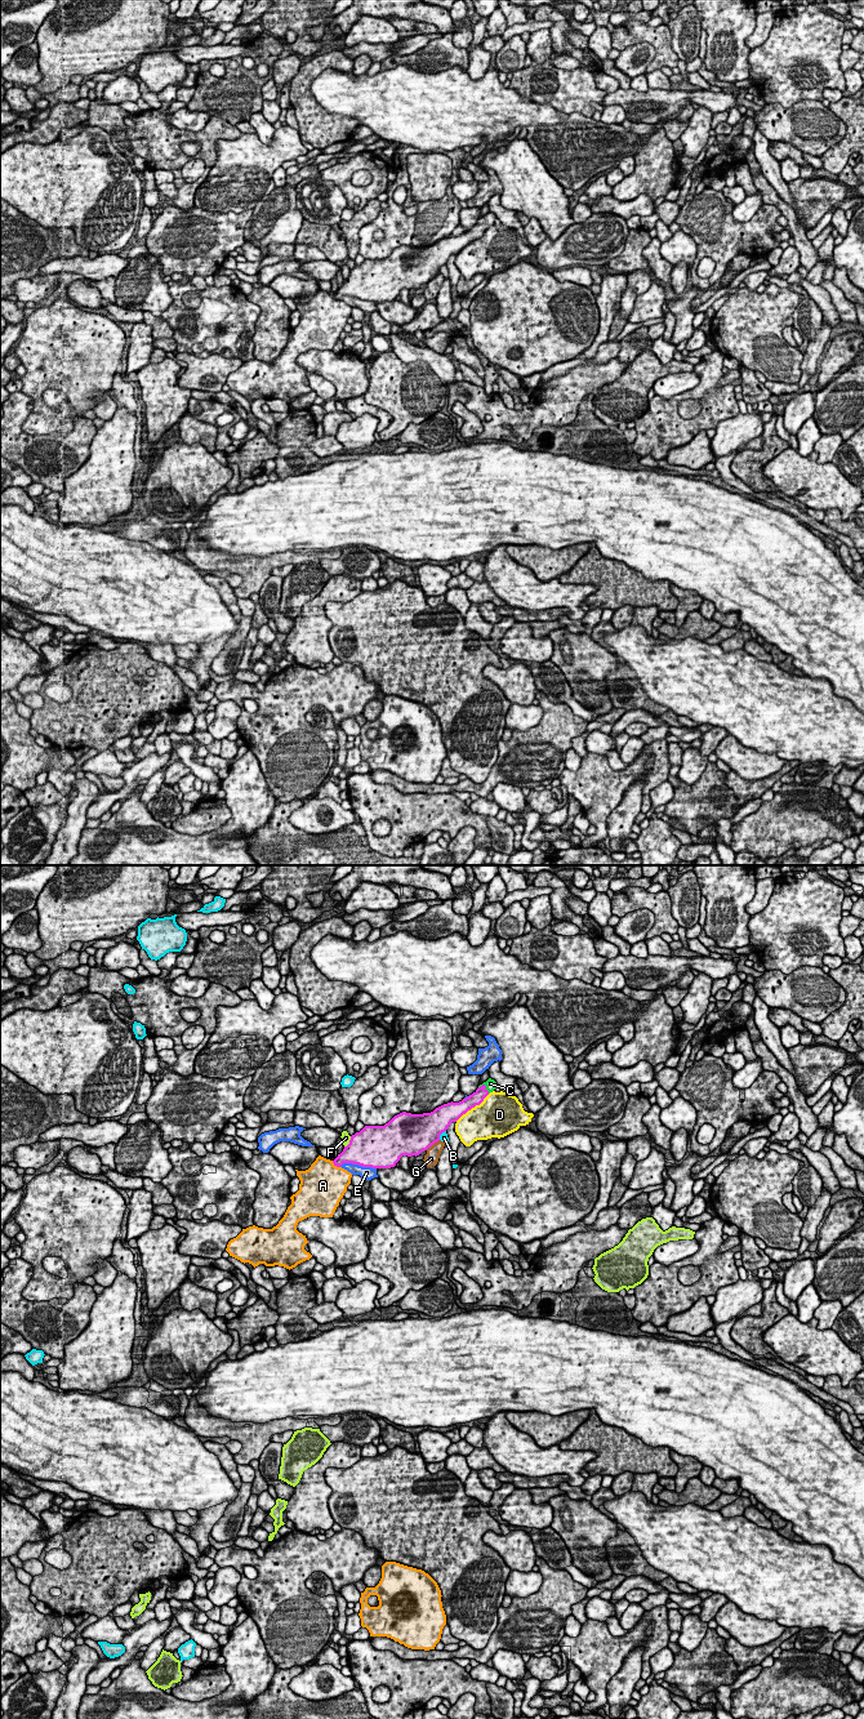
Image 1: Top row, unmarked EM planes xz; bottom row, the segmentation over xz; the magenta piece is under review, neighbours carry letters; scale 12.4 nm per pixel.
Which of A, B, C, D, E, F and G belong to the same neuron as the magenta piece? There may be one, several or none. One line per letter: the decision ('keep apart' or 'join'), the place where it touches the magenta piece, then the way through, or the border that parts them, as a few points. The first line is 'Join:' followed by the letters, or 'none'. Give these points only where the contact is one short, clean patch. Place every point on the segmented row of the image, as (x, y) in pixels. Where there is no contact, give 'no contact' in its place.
Join: C
A: keep apart; meets magenta in xz at (335, 1165)
B: keep apart; meets magenta in xz at (440, 1134)
C: join; meets magenta in xz at (485, 1086); runs through xz (476, 1098), (485, 1086), (490, 1083)
D: keep apart; meets magenta in xz at (472, 1107)
E: keep apart; meets magenta in xz at (357, 1163)
F: keep apart; meets magenta in xz at (350, 1141)
G: keep apart; meets magenta in xz at (432, 1144)

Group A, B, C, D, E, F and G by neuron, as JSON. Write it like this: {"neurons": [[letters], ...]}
{"neurons": [["A"], ["B"], ["C"], ["D"], ["E"], ["F"], ["G"]]}

